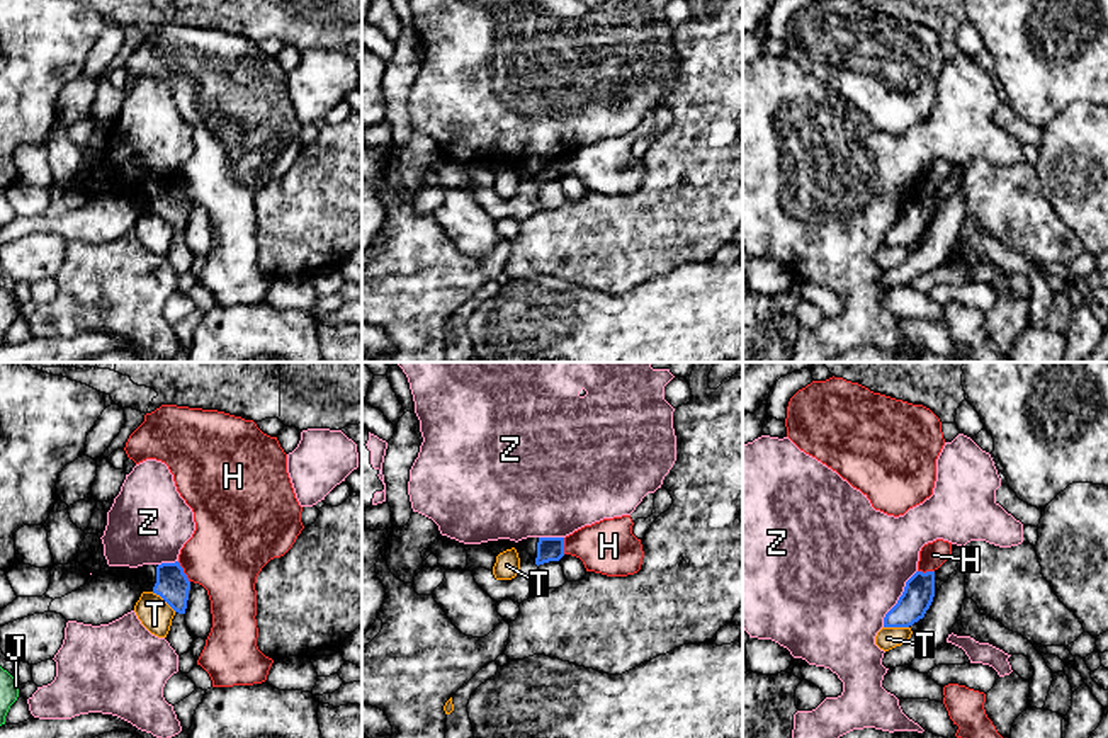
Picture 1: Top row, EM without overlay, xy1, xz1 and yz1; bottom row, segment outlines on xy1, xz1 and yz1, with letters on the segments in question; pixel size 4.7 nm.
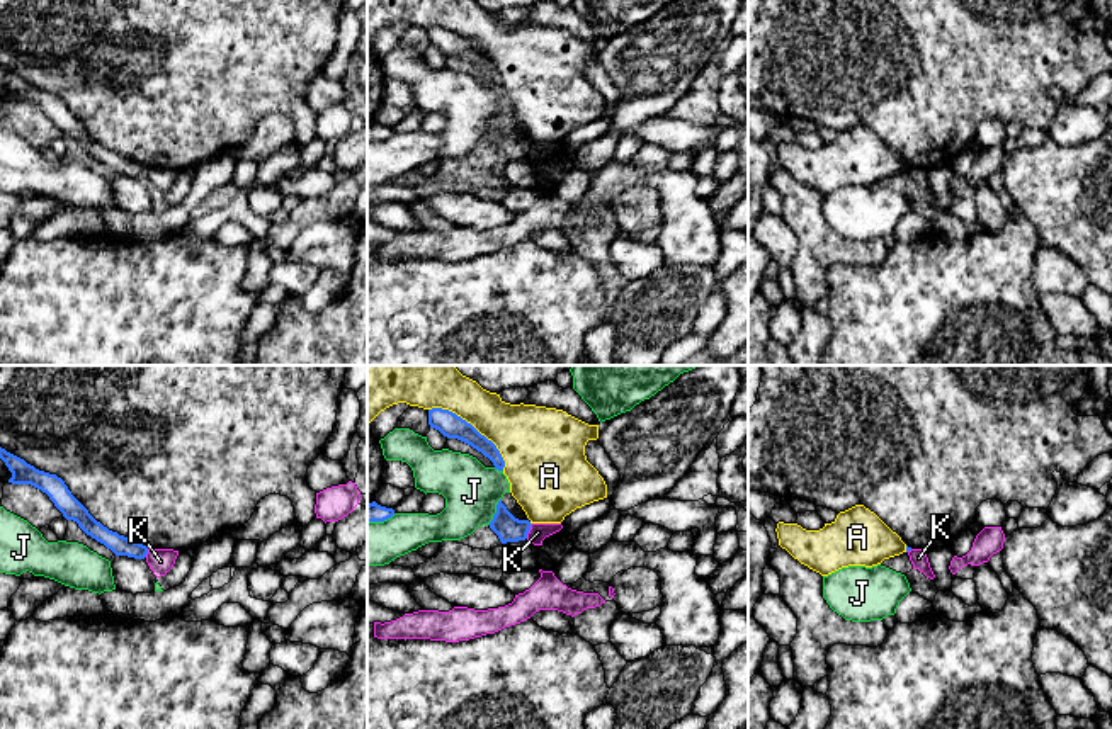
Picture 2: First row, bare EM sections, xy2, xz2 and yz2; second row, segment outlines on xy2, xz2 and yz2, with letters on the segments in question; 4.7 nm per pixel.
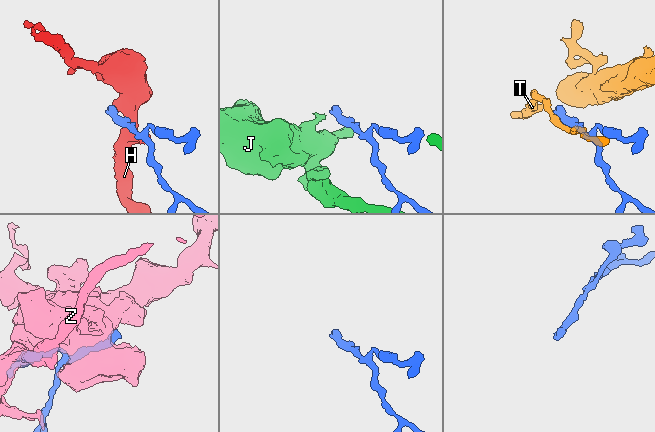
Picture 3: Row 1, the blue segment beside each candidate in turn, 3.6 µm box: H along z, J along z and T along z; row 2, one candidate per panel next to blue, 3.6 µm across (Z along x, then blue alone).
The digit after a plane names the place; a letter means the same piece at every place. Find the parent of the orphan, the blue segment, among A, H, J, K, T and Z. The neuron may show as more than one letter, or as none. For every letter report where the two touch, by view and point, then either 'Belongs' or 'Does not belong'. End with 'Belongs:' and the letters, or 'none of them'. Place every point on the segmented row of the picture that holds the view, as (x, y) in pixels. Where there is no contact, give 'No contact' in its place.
A: Touches blue at xz2 (473, 427). Does not belong
H: Touches blue at xy1 (182, 572). Does not belong
J: Touches blue at xz2 (497, 512). Does not belong
K: Touches blue at xz2 (529, 529). Does not belong
T: Touches blue at yz1 (896, 626). Does not belong
Z: Touches blue at yz1 (899, 599). Does not belong
Belongs: none of them

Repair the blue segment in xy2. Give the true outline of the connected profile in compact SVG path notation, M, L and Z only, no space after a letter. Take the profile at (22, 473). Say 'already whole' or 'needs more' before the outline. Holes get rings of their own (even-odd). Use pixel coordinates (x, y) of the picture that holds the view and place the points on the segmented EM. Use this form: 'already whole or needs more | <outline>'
already whole | M0 447L0 459L5 462L12 478L9 483L12 484L31 484L49 496L54 506L63 513L66 520L73 520L78 527L111 549L116 556L128 556L134 559L145 559L148 554L148 547L134 542L117 532L109 530L100 522L97 522L88 510L71 494L68 486L56 474L49 474L36 469L27 464L24 459L7 452Z

